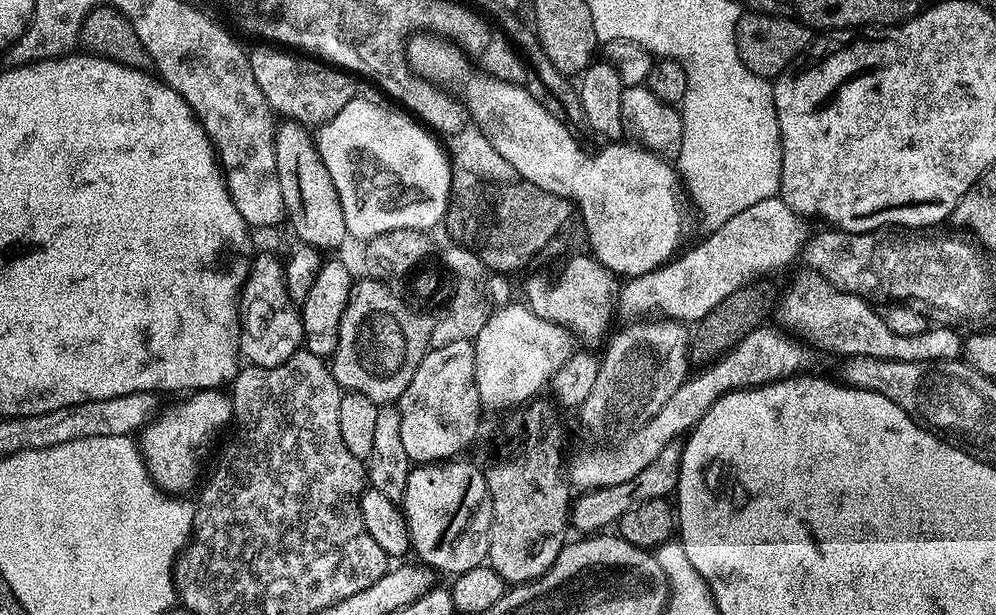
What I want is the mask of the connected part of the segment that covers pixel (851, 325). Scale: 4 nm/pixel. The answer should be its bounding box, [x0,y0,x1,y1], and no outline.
[779,270,962,362]

